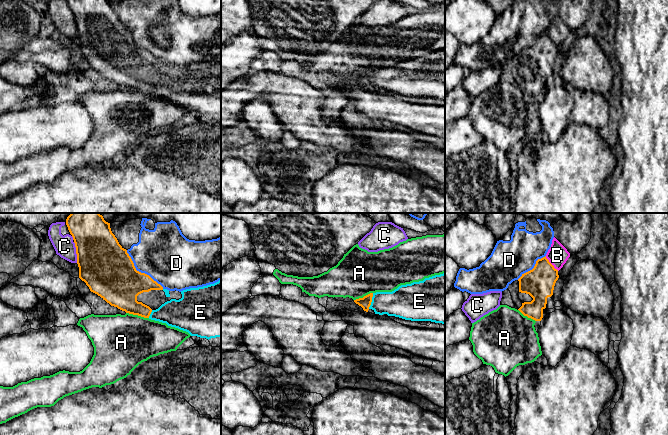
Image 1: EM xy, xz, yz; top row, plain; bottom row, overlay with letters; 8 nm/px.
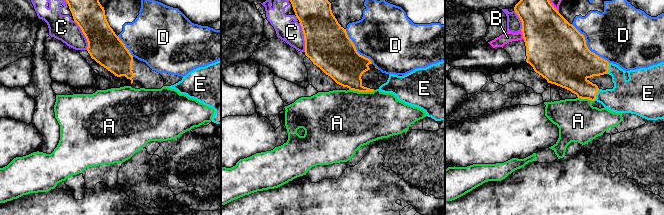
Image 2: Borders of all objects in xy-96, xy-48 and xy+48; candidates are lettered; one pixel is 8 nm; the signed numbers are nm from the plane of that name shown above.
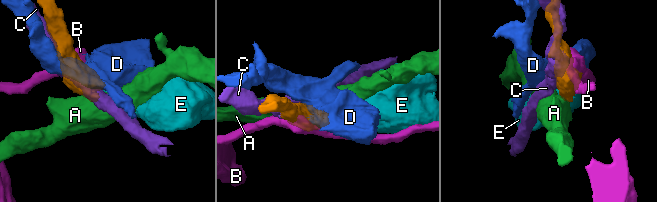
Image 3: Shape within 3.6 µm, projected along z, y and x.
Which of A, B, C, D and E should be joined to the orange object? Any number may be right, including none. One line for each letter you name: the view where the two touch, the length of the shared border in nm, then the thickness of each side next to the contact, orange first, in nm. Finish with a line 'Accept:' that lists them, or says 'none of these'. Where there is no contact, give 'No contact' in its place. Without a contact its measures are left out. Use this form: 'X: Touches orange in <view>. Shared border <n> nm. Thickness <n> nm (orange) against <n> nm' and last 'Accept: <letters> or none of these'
E: Touches orange in xz. Shared border 130 nm. Thickness 90 nm (orange) against 240 nm
Accept: E

